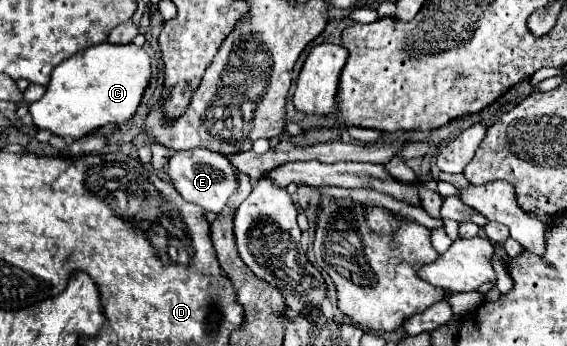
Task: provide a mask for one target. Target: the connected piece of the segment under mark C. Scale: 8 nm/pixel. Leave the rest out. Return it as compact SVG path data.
M96 44L72 54L56 66L46 92L30 104L30 116L38 130L48 130L62 138L82 138L106 124L120 124L134 116L152 74L144 48L134 44Z

